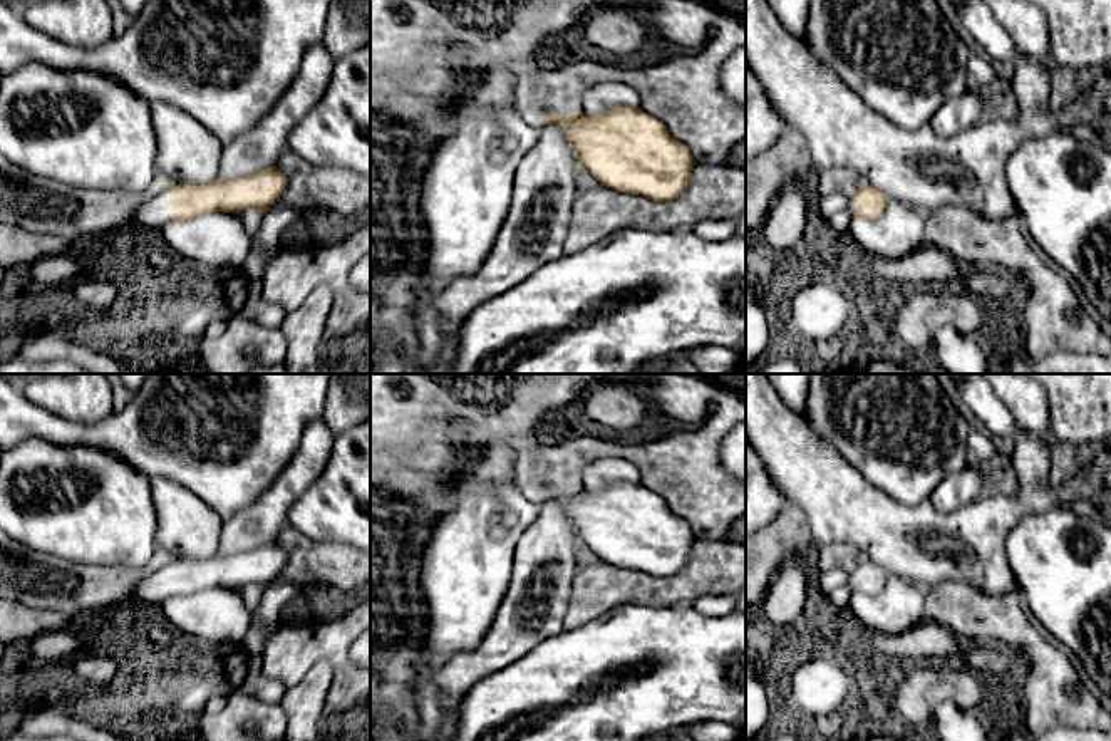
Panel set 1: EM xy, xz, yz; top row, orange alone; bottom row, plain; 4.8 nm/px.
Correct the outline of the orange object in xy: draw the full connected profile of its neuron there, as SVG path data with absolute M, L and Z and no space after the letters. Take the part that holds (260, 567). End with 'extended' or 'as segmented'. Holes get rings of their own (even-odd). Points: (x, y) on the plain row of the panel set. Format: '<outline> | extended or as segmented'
M275 542L235 555L214 555L204 560L161 558L132 585L124 602L161 605L168 597L188 597L209 587L261 588L278 577L287 562L283 548Z | extended

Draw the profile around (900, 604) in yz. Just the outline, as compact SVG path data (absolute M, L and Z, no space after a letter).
M888 573L886 585L878 595L851 593L848 607L871 632L898 634L923 619L925 590Z

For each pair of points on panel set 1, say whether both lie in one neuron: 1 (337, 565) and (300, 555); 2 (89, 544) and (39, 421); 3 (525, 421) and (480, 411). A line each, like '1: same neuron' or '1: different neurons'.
1: same neuron
2: different neurons
3: same neuron

